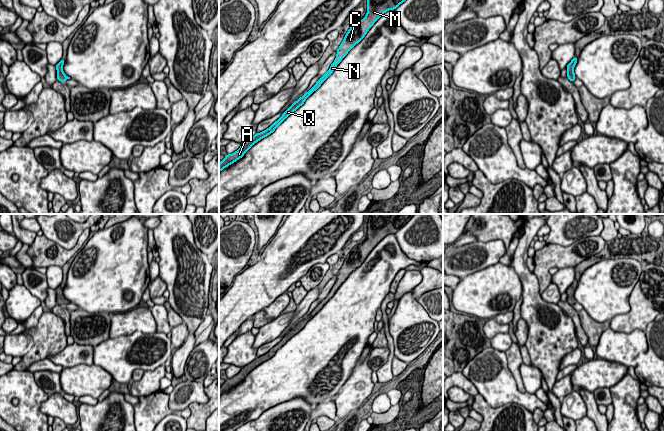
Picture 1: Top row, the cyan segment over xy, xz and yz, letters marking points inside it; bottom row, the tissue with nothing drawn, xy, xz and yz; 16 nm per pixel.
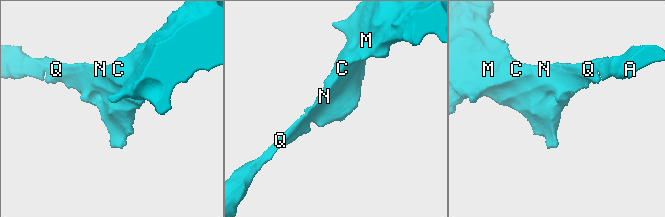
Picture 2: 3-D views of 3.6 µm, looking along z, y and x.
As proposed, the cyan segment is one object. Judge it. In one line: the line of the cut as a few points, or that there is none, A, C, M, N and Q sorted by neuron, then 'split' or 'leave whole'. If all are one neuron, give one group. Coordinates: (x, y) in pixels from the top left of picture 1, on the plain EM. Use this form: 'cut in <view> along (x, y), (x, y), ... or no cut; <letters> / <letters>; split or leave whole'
no cut; A C M N Q; leave whole

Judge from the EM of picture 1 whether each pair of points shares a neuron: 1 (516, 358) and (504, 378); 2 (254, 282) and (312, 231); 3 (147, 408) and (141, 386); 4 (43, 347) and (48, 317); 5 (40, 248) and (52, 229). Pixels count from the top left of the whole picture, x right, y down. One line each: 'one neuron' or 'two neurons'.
1: two neurons
2: one neuron
3: two neurons
4: one neuron
5: two neurons

